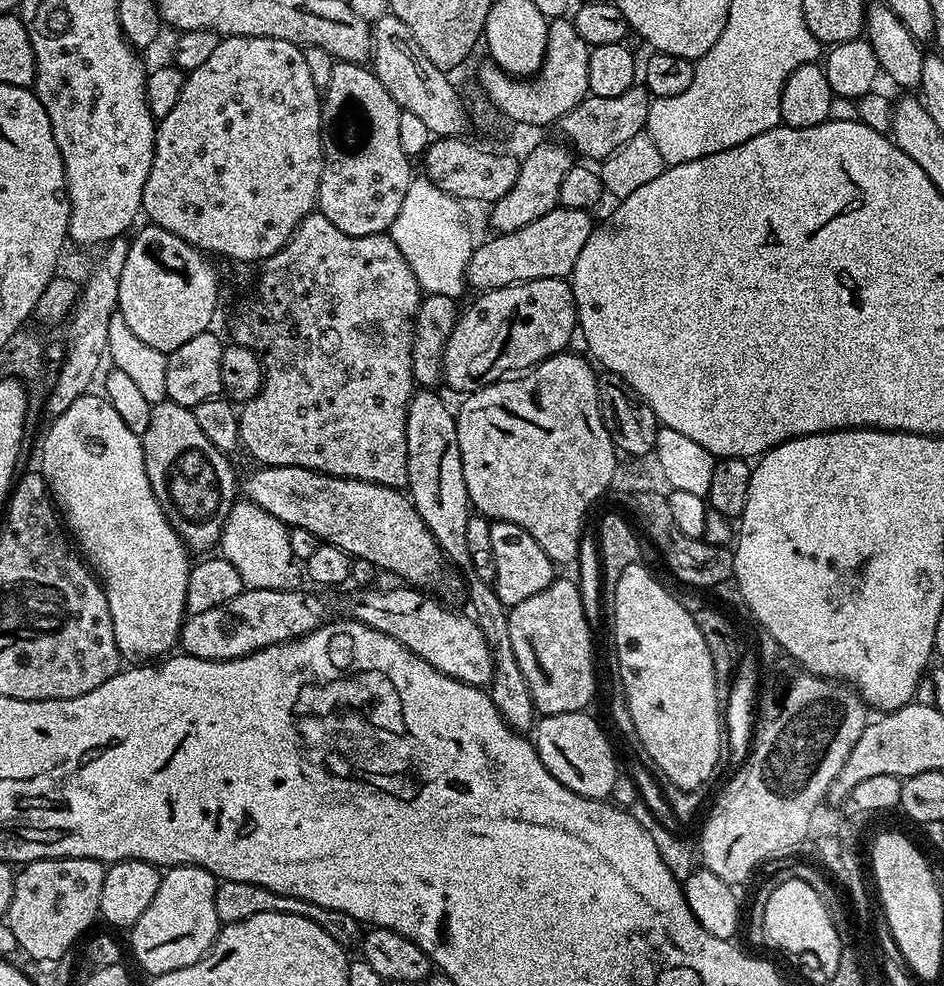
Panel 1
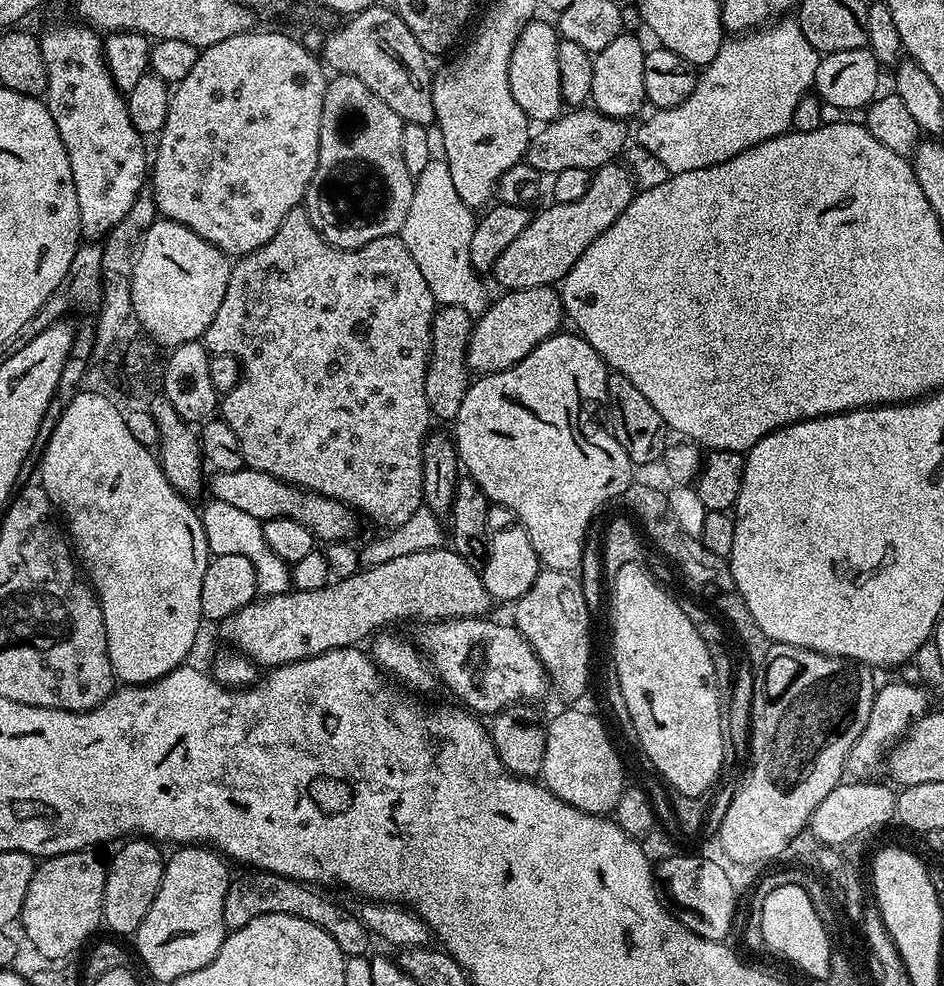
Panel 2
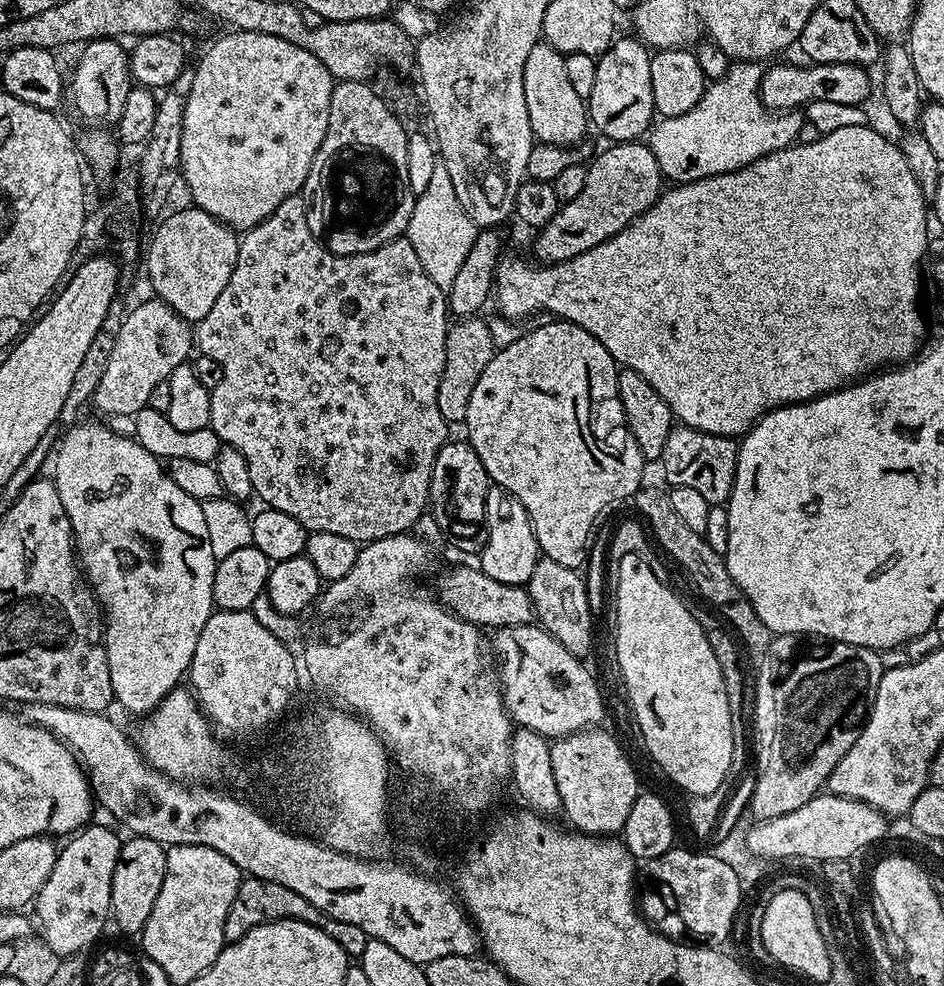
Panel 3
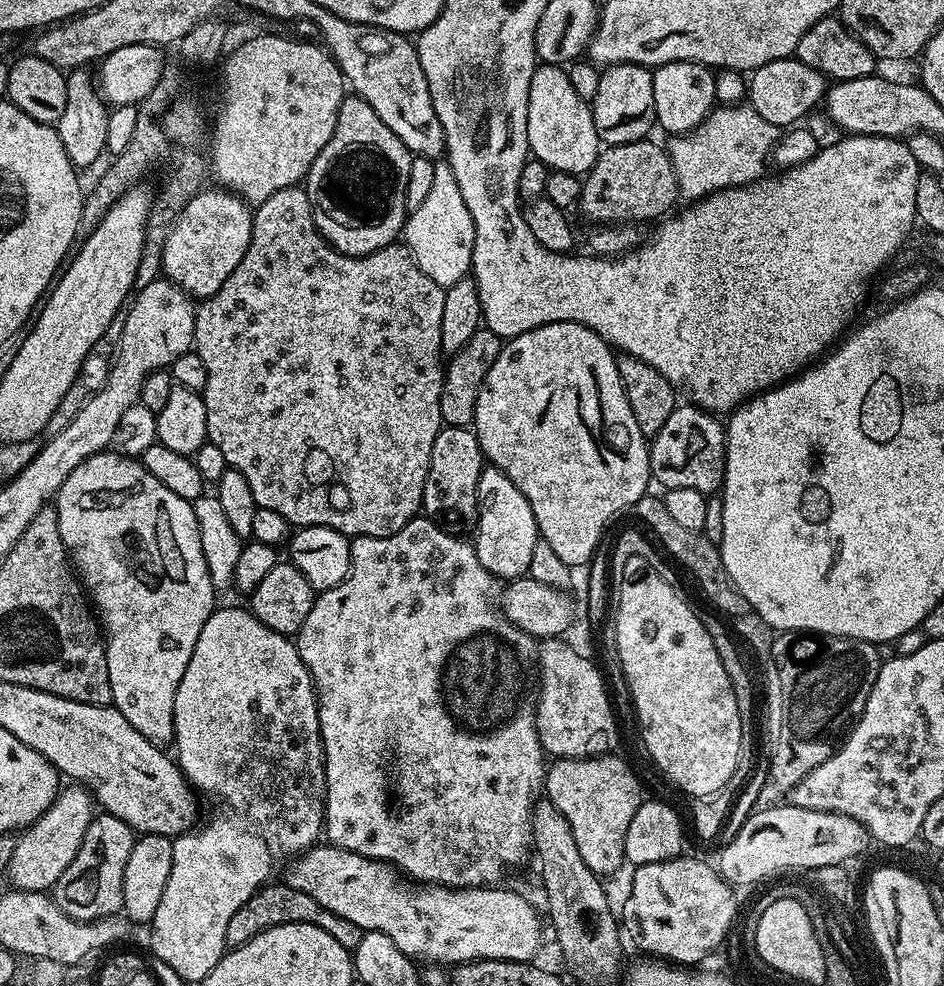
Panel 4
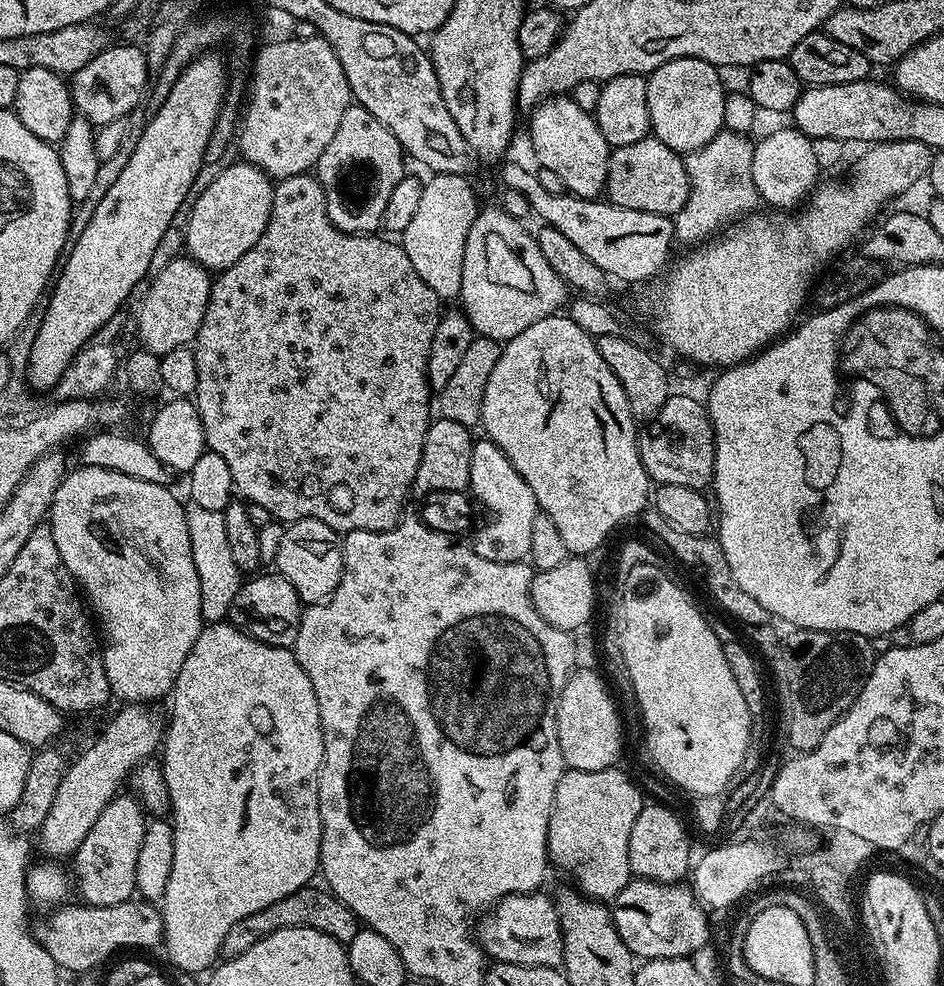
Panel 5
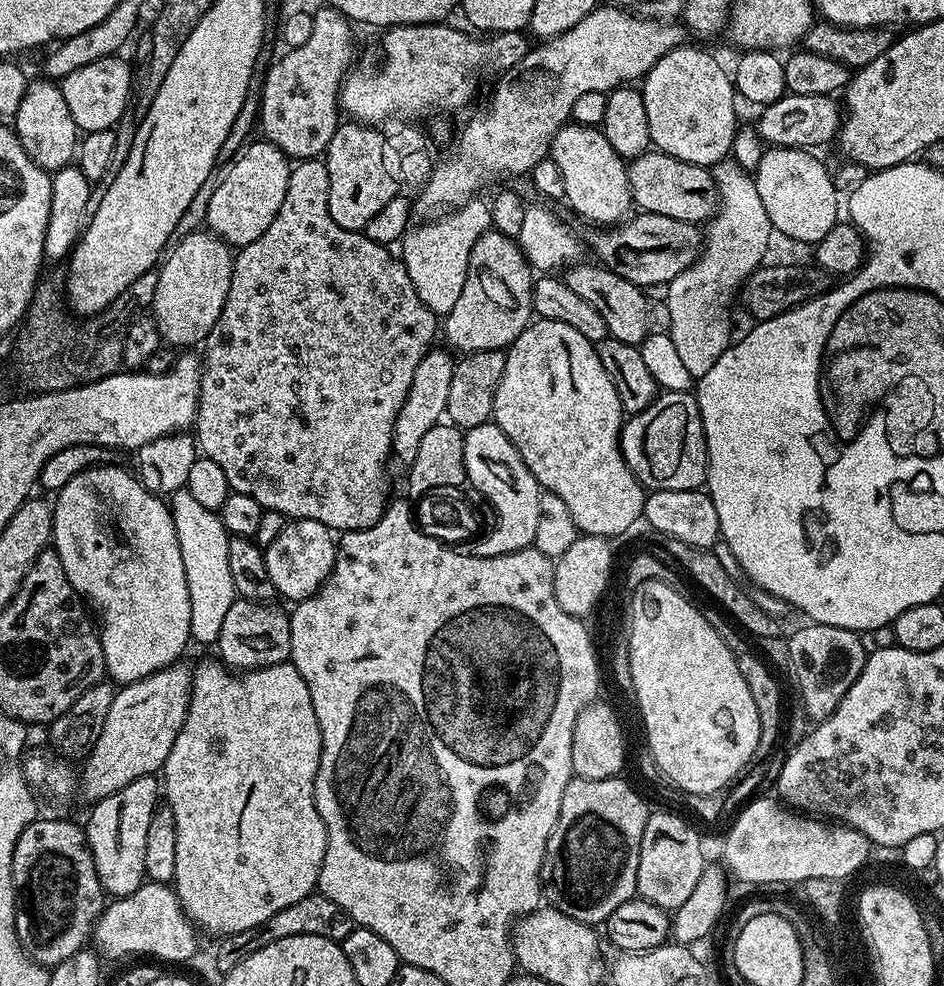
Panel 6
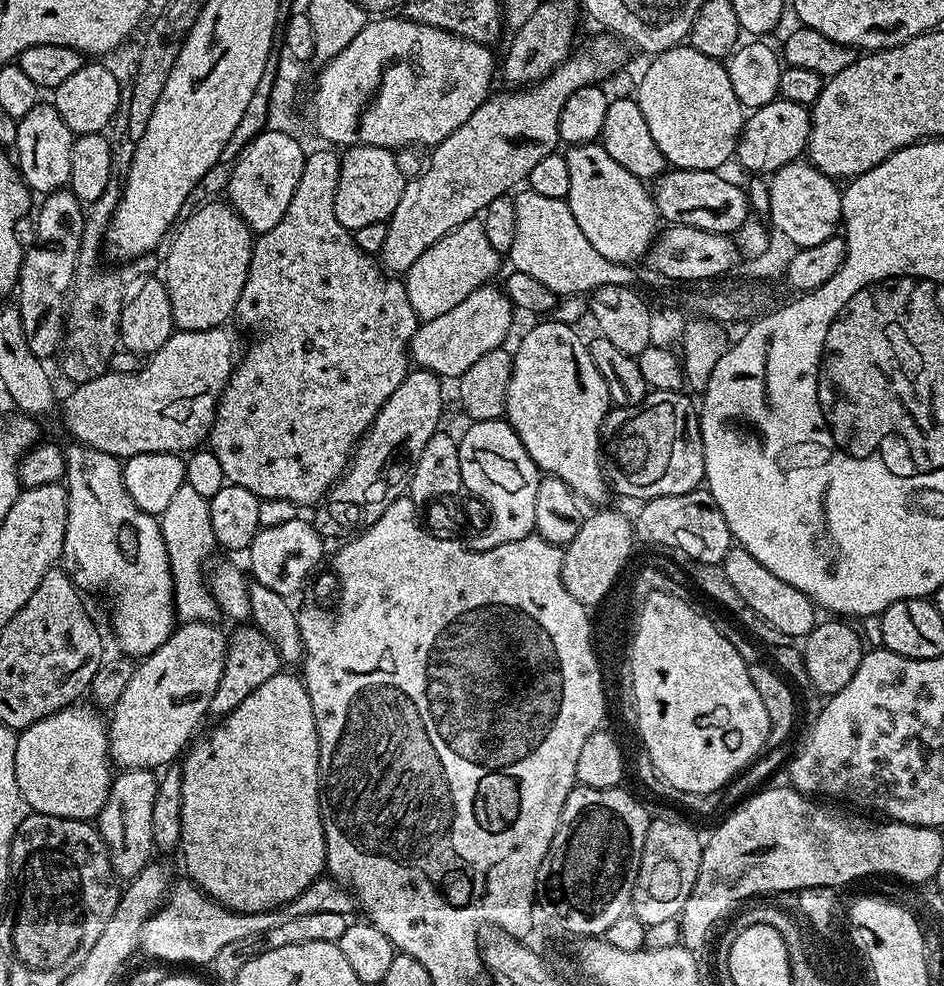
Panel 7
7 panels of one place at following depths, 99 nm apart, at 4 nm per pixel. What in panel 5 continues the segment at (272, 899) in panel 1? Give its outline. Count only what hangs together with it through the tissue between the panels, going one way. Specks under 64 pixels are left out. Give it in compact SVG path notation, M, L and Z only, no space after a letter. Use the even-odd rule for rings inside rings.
M309 886L302 890L294 890L294 894L286 894L286 898L266 906L266 910L258 910L258 914L250 914L242 918L242 922L234 922L234 926L230 926L230 931L226 933L226 938L222 938L219 959L225 961L238 958L238 954L246 954L246 950L254 946L254 942L283 928L318 930L346 946L352 941L354 934L360 931L361 921L357 920L350 906L343 904L340 899L323 887L320 887L321 889L316 887Z

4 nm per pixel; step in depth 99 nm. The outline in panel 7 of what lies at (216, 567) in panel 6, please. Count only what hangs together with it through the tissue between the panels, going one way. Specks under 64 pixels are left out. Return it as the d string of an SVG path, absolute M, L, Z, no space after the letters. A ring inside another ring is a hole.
M185 483L178 486L170 506L166 506L166 510L158 517L162 538L166 542L166 554L170 562L174 612L186 624L212 622L217 619L215 616L218 616L216 599L212 596L210 580L206 575L206 565L213 559L212 551L217 551L218 548L214 530L210 527L208 501L209 499L198 494L194 487Z

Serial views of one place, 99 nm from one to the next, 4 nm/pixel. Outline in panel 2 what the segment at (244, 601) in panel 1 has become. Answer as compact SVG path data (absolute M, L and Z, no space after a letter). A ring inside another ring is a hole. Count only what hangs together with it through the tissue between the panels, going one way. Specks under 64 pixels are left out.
M443 546L404 554L372 568L361 567L353 576L330 582L322 590L289 590L277 596L260 596L219 621L218 628L221 638L232 647L229 649L235 650L253 664L279 666L293 664L334 648L359 645L363 636L371 637L380 630L375 628L394 620L402 620L406 616L422 616L420 618L426 622L457 620L467 616L487 617L488 607L493 607L493 604L492 595L484 585L483 575L477 569L471 568L451 547Z

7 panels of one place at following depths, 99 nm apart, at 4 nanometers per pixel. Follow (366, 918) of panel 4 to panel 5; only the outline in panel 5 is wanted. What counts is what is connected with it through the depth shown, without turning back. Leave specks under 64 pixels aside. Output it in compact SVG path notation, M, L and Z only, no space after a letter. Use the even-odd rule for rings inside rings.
M537 890L523 892L521 896L503 896L479 917L478 943L484 949L485 957L501 964L547 968L560 968L563 965L564 939L560 919L553 897L543 896L542 893Z

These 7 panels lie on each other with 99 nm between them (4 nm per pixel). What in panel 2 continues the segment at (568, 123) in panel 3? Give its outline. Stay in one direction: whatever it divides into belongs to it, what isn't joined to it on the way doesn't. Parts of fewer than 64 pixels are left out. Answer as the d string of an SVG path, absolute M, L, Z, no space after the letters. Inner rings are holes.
M533 18L524 25L512 47L508 81L510 94L514 94L514 102L522 106L529 121L547 122L561 115L565 107L564 98L560 94L560 79L558 78L558 46L561 37L557 29L552 28L544 20Z

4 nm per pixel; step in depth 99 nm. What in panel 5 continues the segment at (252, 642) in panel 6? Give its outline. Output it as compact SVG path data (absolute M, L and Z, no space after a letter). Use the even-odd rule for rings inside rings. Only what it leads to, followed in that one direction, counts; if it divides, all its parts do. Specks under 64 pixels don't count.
M253 575L241 583L234 602L230 602L228 620L235 628L241 628L255 640L266 642L270 646L292 648L298 638L302 601L295 587L284 576ZM253 579L253 580L250 580Z

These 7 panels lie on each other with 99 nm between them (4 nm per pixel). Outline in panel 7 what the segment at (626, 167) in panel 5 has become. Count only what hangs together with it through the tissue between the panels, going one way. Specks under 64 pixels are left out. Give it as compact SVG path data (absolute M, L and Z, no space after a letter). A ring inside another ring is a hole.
M672 168L665 171L664 175L659 177L654 184L657 213L663 219L665 216L669 225L681 224L682 226L694 226L698 230L734 234L750 219L748 193L743 187L739 188L734 181L727 180L726 177L720 175L724 174L719 171L707 172L706 170L686 170L685 168Z

